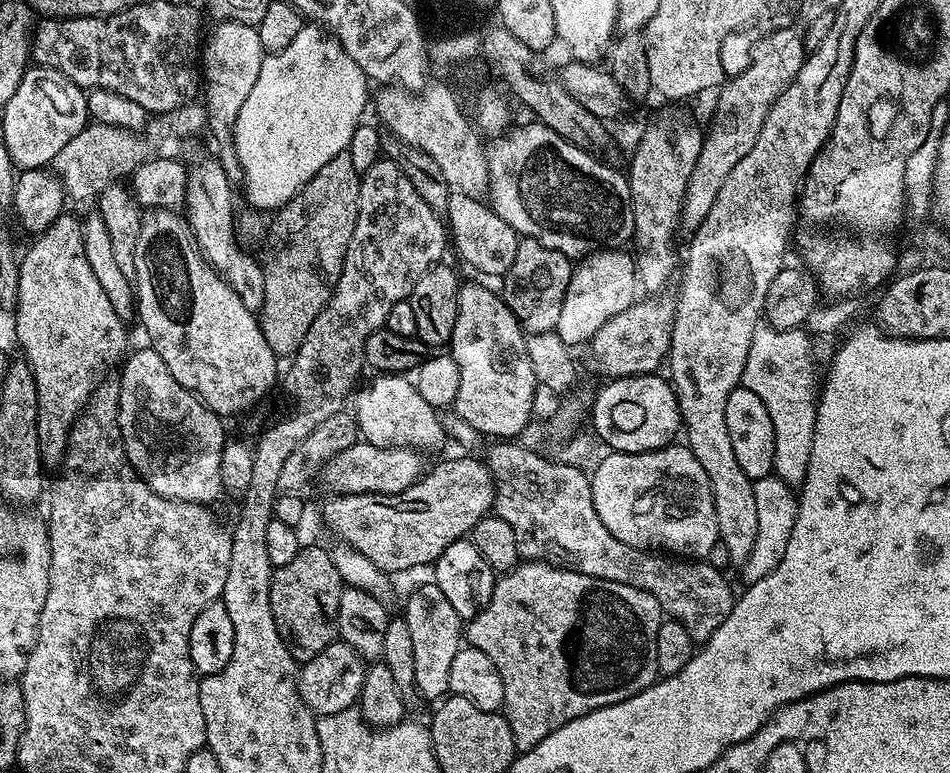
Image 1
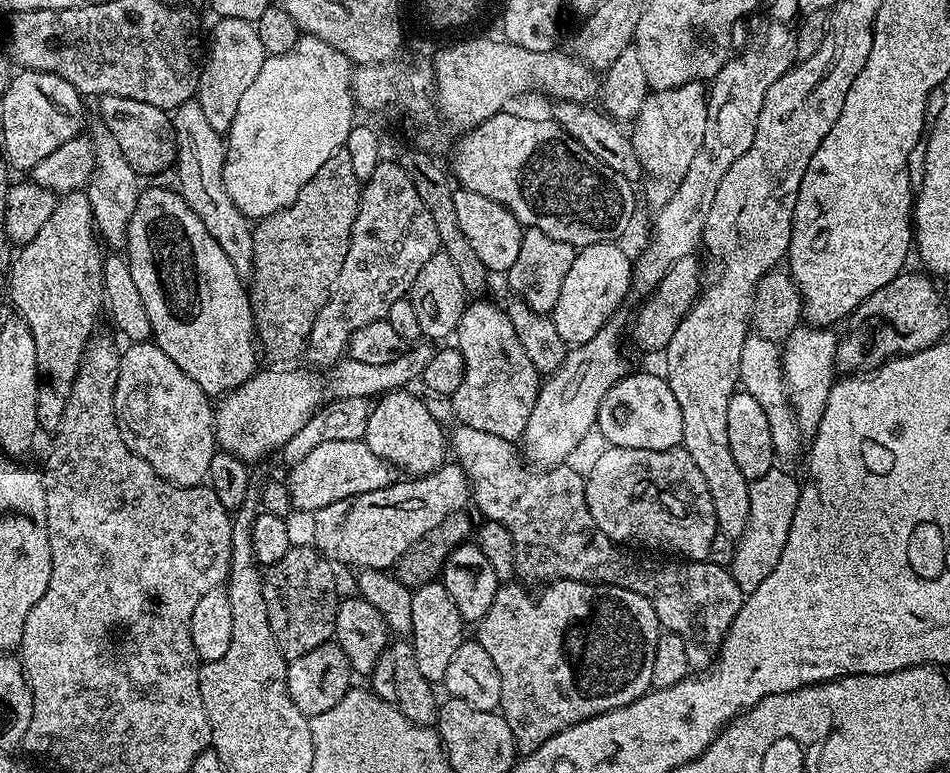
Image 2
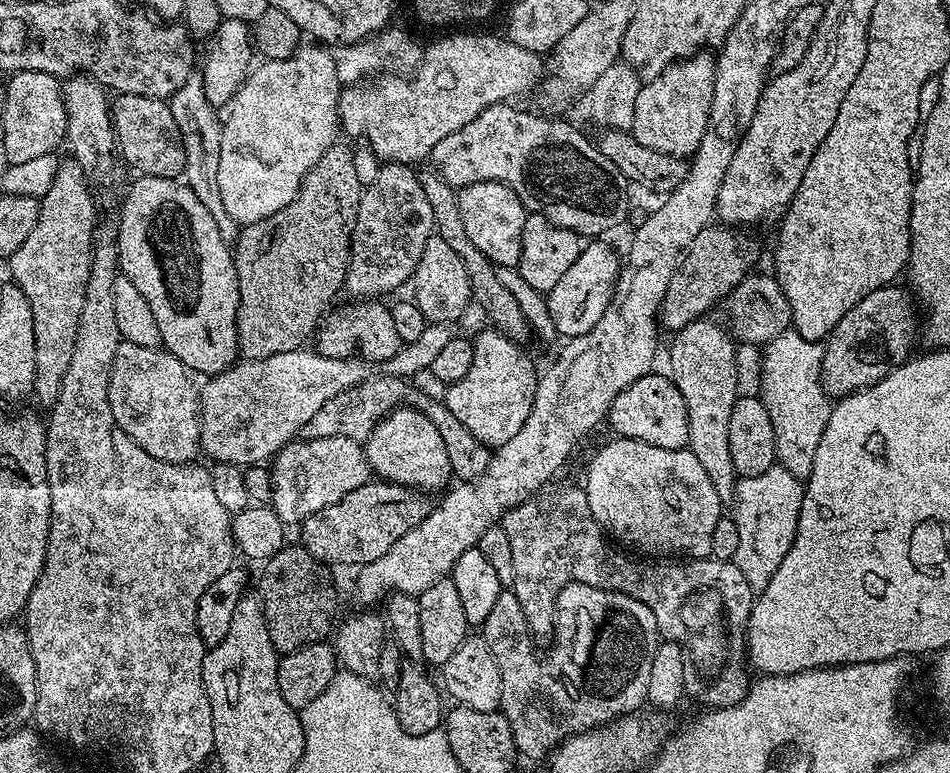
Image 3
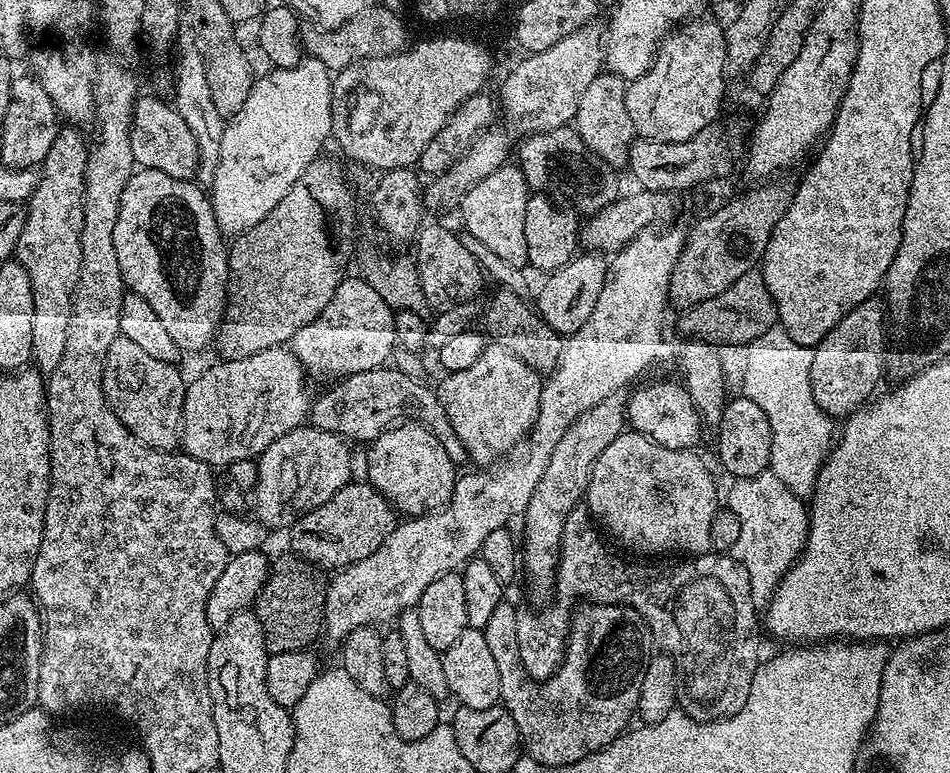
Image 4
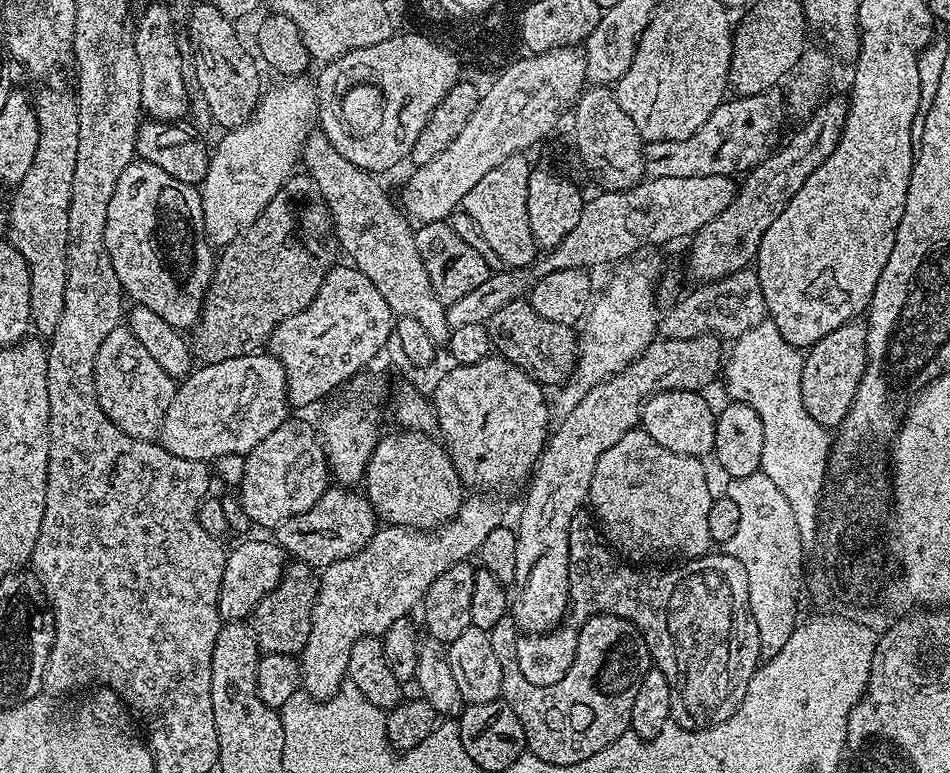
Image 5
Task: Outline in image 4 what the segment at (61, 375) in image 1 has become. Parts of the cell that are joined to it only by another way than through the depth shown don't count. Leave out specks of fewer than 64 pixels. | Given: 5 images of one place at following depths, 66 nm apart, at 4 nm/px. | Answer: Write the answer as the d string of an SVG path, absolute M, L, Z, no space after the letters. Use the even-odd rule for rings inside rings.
M64 127L57 131L43 164L39 165L36 189L26 201L22 238L18 238L14 253L26 274L30 274L30 287L34 290L32 360L44 374L52 372L62 360L66 330L70 330L72 299L82 270L80 231L89 145L84 144L75 127Z

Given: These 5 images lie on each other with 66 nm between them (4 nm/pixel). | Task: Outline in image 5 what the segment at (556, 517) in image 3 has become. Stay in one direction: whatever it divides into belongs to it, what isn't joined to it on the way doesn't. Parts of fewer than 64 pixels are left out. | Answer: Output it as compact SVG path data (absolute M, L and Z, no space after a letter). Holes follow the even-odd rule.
M581 510L572 516L570 534L570 566L568 598L570 615L551 632L530 632L518 635L518 670L533 686L554 686L566 678L566 670L574 662L578 650L580 627L592 616L626 618L642 634L651 663L670 682L671 719L681 728L712 728L726 722L744 701L750 678L762 663L760 631L750 610L750 586L742 562L727 554L709 554L681 563L676 576L668 568L631 568L605 541L593 513Z

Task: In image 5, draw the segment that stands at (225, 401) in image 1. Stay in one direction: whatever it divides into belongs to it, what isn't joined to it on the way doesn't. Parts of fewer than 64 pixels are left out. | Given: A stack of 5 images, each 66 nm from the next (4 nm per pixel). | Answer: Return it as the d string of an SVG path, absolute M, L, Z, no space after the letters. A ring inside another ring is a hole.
M142 159L133 160L126 170L122 170L122 178L118 178L118 186L114 186L114 195L110 198L110 206L107 207L106 214L106 250L110 254L110 262L114 262L114 274L118 274L118 282L124 290L124 295L129 301L146 306L146 310L154 310L154 314L166 318L170 326L181 330L188 330L195 325L200 318L200 311L204 305L204 293L208 291L212 281L212 271L216 269L217 257L214 255L213 245L209 244L204 234L204 215L202 214L202 198L200 197L200 188L178 182L166 170L161 170L159 166L154 166L150 162Z

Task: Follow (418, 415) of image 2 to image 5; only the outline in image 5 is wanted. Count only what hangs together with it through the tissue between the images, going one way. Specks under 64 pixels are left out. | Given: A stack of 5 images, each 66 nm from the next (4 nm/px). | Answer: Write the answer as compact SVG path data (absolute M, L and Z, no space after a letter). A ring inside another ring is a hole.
M377 440L362 481L363 491L381 521L401 528L431 530L458 514L466 499L466 489L447 451L436 452L436 464L440 464L440 468L420 464L424 456L408 456L408 460L416 460L416 464L392 464L392 460L404 460L404 456L388 456L388 444ZM404 468L408 468L408 472L404 472Z

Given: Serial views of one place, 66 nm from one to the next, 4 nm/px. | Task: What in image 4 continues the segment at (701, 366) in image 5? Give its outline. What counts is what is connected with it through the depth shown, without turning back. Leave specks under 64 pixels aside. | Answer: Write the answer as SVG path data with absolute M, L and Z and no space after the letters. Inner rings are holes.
M619 395L606 398L598 402L590 410L586 410L562 434L562 442L554 446L554 454L550 454L550 463L546 465L546 471L542 473L542 479L538 481L538 487L530 497L530 506L526 506L522 517L524 523L524 540L522 536L522 572L528 575L528 584L532 587L532 592L540 596L543 592L551 593L556 579L556 565L560 563L560 535L564 529L566 518L577 508L577 506L587 497L590 474L594 470L594 462L598 462L598 454L614 442L621 432L626 428L626 404Z

